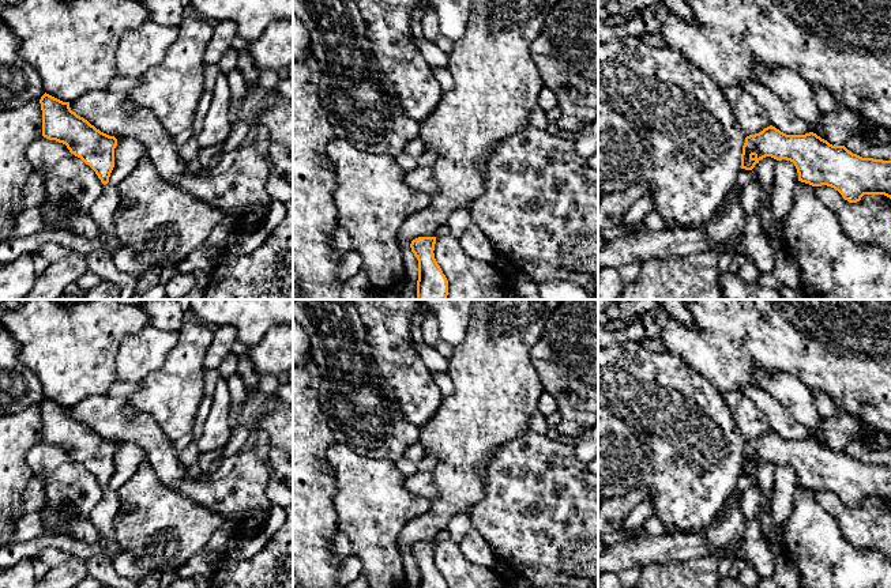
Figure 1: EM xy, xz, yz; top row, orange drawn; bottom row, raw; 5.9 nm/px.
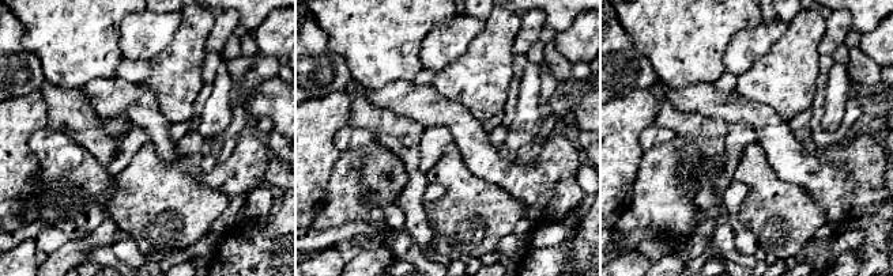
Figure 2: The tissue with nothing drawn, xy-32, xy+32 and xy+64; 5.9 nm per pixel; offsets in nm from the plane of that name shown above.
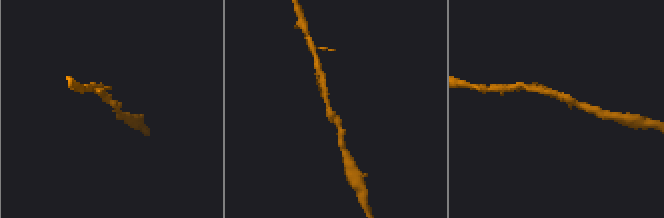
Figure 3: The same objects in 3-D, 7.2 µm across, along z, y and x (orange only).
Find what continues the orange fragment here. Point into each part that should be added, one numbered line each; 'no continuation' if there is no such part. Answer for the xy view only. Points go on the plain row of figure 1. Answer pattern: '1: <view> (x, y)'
1: xy (102, 516)

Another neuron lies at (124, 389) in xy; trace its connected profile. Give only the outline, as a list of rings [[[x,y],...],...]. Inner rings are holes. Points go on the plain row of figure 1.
[[[116,380],[108,395],[112,397],[129,399],[129,396],[134,392],[139,391],[139,388],[140,388],[140,381],[129,382],[129,381]]]

